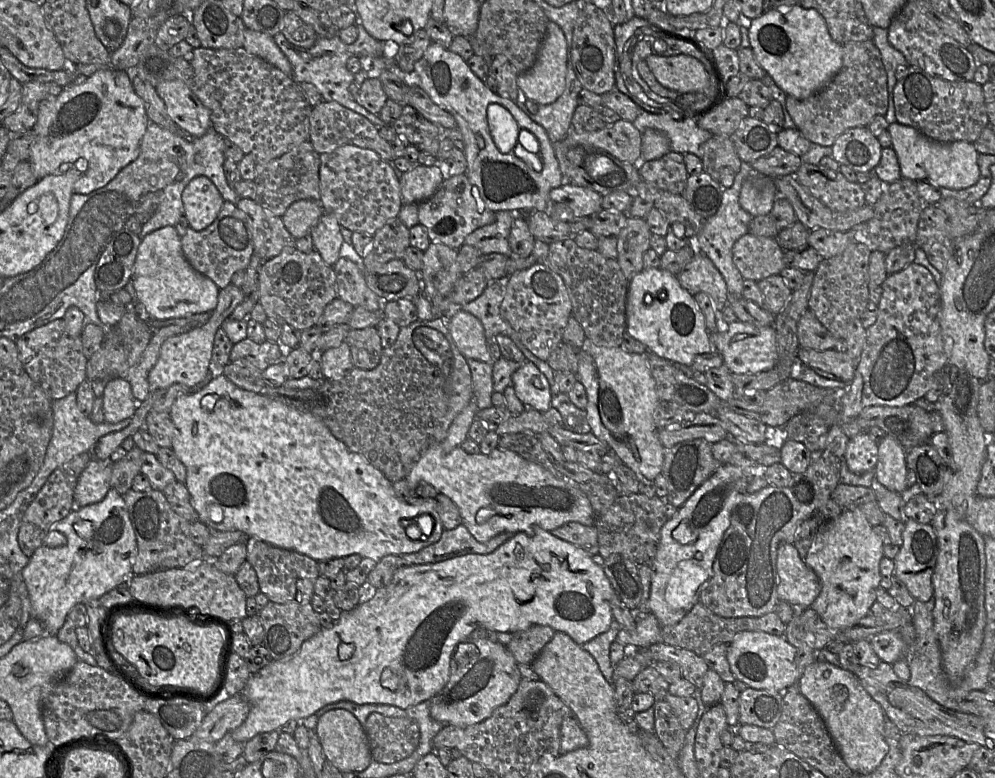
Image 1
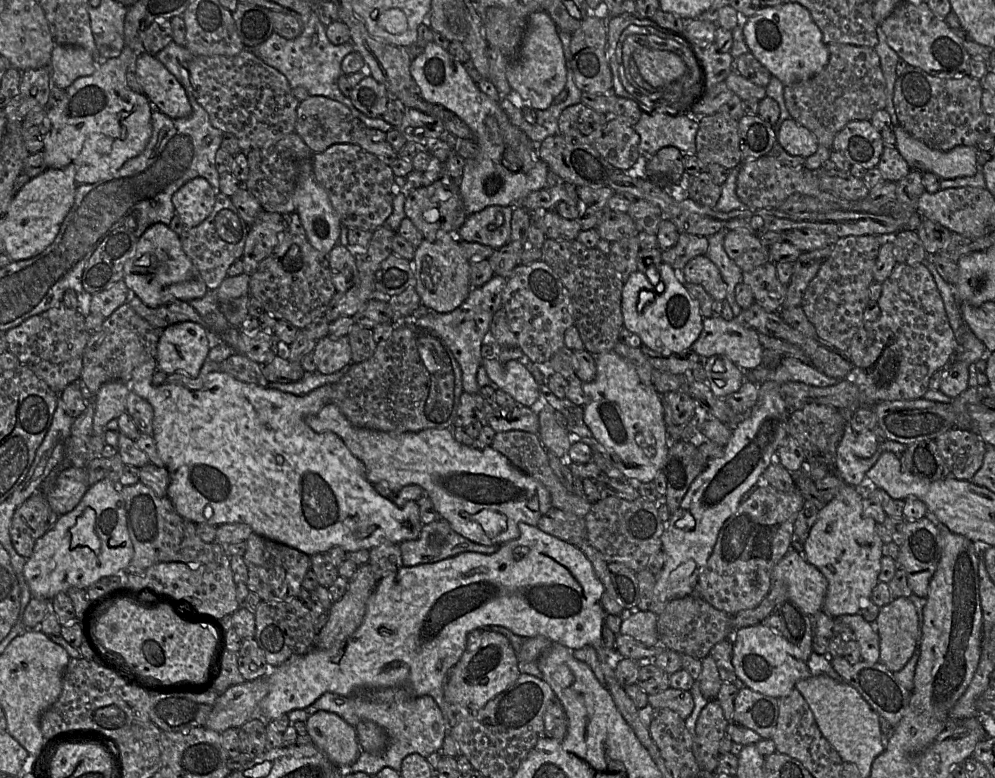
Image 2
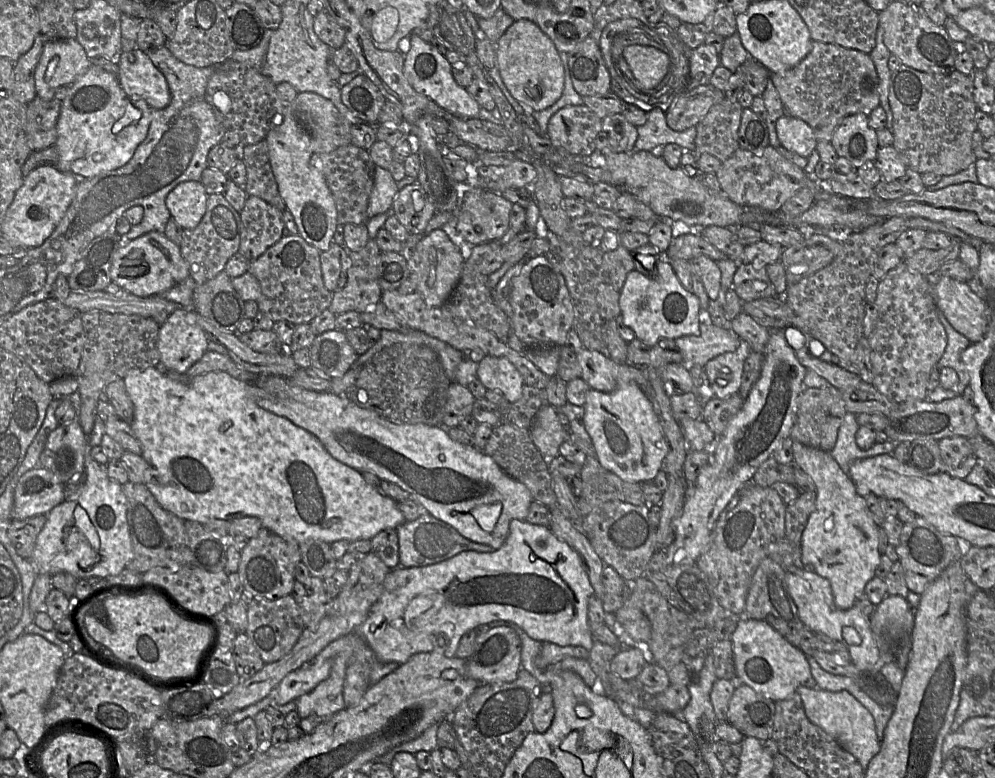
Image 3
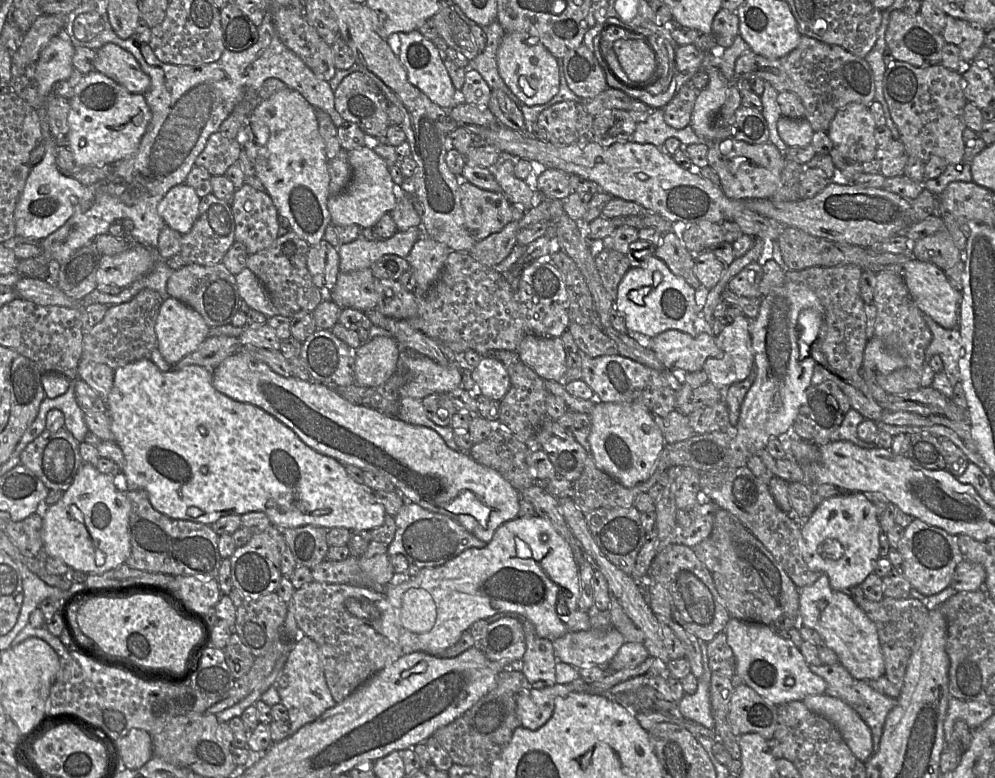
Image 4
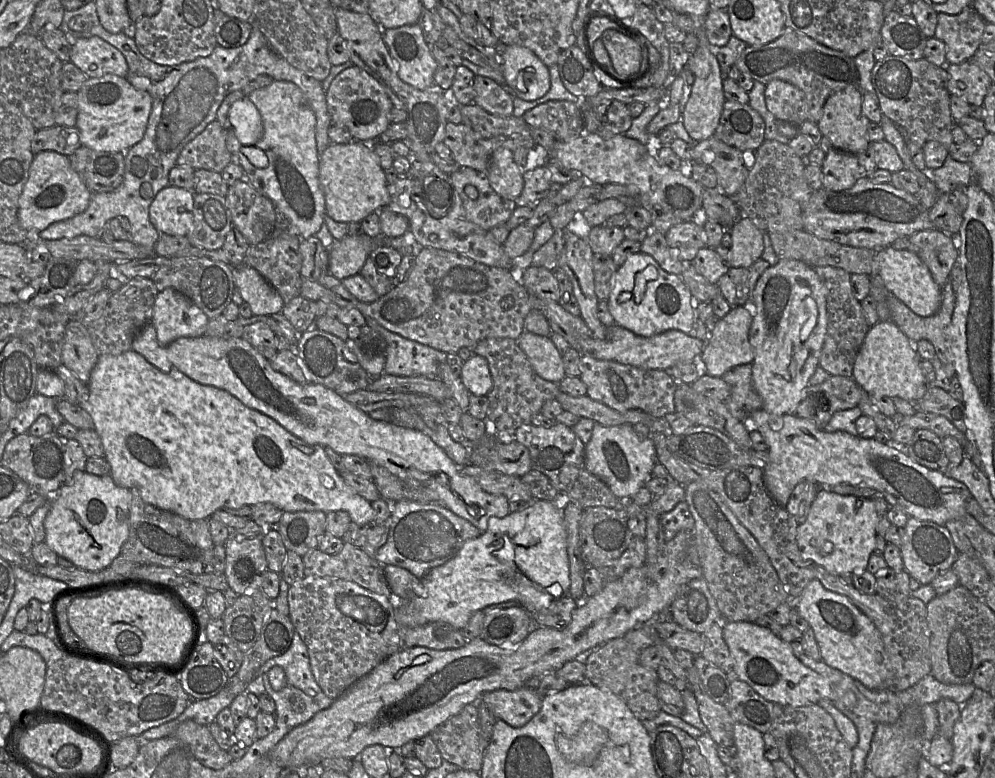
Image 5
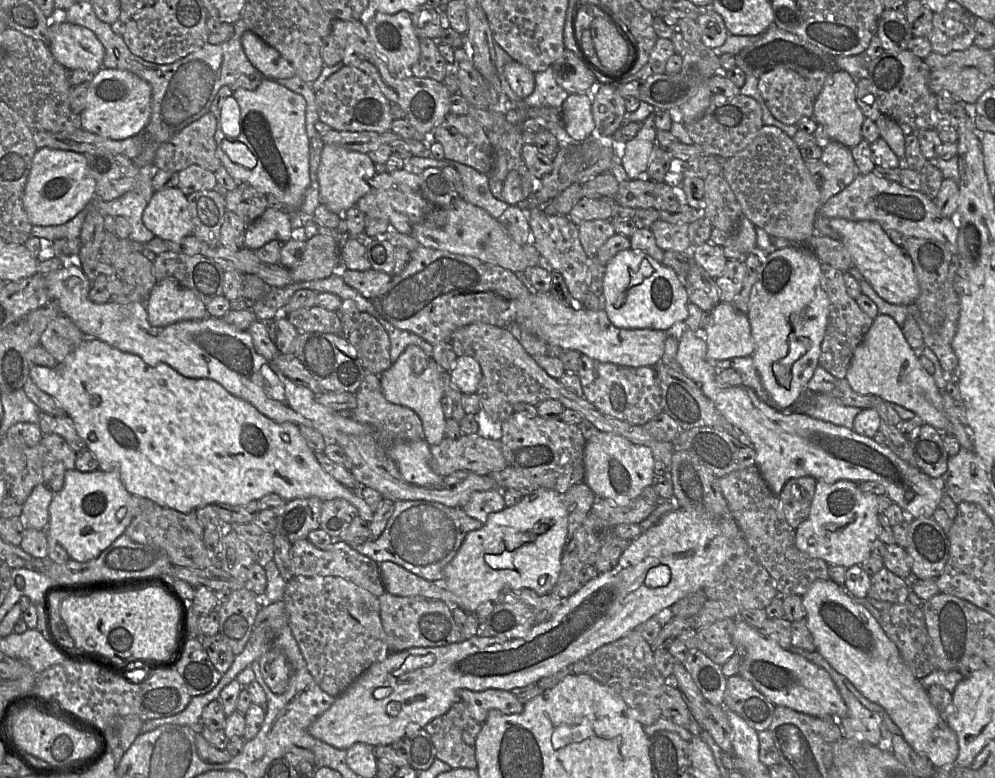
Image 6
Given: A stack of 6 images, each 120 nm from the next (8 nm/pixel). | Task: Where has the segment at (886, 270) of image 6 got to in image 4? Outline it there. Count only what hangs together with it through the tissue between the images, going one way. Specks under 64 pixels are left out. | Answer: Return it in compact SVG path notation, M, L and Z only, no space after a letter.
M912 257L904 264L902 277L923 314L946 329L958 325L961 293L953 288L942 269Z

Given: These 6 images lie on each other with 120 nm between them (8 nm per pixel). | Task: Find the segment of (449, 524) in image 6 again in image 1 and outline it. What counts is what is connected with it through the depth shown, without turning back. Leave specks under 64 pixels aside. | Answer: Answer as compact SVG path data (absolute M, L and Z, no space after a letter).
M460 524L454 529L444 530L437 542L426 546L420 551L400 556L402 556L405 566L411 566L437 563L466 554L486 555L495 551L514 535L505 532L493 537L488 542L481 543L471 535L464 525Z

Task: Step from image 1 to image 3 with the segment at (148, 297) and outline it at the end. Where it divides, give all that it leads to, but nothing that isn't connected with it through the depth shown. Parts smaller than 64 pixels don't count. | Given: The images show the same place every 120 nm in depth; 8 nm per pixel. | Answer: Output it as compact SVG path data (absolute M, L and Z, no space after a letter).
M157 231L141 235L122 245L115 253L111 267L112 282L138 297L159 295L188 277L188 264L181 254L180 246Z

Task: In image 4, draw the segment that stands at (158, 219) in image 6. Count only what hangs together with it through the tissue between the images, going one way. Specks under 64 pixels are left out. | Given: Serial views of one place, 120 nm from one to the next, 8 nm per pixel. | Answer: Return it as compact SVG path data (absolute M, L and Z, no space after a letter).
M187 184L172 187L157 206L165 224L180 234L188 233L199 215L201 198Z

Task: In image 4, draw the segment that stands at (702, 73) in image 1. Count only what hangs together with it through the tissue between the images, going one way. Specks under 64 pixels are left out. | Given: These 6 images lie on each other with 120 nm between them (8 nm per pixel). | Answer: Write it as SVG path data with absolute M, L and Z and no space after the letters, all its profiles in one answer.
M619 39L612 49L628 79L648 85L657 78L657 56L652 46L642 40Z

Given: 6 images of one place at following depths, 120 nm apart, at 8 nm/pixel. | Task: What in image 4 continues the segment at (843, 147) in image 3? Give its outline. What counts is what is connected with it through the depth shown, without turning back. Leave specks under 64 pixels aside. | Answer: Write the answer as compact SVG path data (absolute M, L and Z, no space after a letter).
M850 103L837 111L826 133L845 159L861 164L876 156L875 127L868 107Z

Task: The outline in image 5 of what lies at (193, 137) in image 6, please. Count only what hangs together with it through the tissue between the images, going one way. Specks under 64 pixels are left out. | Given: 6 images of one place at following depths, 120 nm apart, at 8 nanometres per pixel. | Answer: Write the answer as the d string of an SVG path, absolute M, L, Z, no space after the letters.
M218 120L192 139L180 152L176 165L221 173L232 162L232 155L226 146L225 129Z

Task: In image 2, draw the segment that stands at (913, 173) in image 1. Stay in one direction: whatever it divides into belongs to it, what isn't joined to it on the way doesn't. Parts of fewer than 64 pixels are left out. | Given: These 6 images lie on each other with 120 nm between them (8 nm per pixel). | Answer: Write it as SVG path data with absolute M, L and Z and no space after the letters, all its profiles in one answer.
M900 125L892 127L896 138L895 148L911 170L931 172L940 179L953 179L973 176L976 171L976 149L969 146L956 146L943 152L926 146L913 138Z

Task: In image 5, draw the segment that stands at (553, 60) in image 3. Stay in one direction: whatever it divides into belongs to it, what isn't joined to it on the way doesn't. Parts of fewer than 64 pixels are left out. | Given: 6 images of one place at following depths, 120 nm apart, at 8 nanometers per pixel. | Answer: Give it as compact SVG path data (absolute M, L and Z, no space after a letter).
M506 46L501 55L501 70L507 85L524 101L537 100L550 89L549 68L524 46Z

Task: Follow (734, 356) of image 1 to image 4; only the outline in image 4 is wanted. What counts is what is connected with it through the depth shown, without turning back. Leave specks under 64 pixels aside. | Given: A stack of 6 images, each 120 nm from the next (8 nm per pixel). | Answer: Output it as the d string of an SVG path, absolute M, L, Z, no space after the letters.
M668 330L650 338L648 347L665 369L678 374L700 371L708 358L721 357L715 337L706 333L692 337L678 330Z

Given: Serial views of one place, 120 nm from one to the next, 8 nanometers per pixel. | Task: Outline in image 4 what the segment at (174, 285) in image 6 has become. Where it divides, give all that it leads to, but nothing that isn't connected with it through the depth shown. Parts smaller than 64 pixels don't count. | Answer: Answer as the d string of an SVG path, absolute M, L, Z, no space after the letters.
M167 297L161 304L155 331L158 350L175 366L201 346L210 327L196 310L176 298Z

